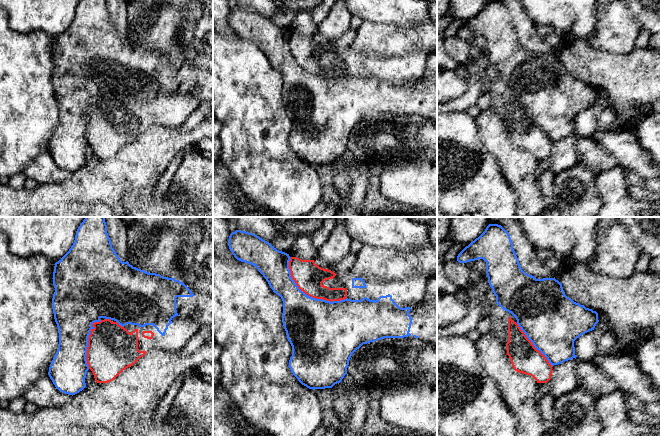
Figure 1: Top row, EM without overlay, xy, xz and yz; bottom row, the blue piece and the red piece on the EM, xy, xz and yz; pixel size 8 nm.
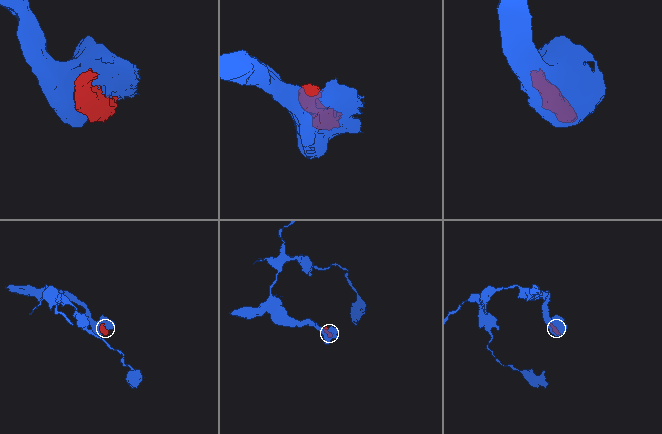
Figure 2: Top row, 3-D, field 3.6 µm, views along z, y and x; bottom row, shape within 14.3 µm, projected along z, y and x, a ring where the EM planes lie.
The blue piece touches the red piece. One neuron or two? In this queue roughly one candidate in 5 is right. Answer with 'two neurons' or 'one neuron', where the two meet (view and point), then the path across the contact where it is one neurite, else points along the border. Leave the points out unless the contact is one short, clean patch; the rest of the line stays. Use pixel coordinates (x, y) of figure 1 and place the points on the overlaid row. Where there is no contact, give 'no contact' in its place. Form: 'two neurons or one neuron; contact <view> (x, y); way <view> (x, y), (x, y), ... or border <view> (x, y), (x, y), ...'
two neurons; contact xz (307, 295)

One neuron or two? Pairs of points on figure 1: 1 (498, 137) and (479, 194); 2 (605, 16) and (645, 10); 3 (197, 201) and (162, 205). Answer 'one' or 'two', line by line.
1: two
2: two
3: two

